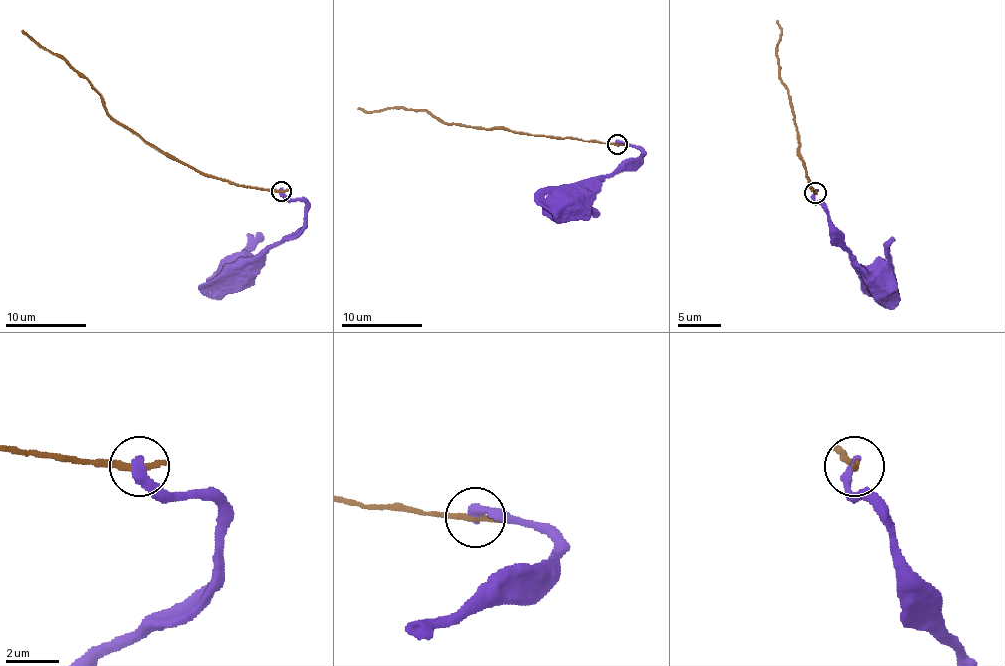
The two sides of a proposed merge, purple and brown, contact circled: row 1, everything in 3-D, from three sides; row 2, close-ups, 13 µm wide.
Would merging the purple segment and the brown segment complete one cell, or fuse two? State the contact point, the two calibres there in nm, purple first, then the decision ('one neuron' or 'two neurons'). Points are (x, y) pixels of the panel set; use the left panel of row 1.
(281, 191) | 400/240 nm | two neurons

